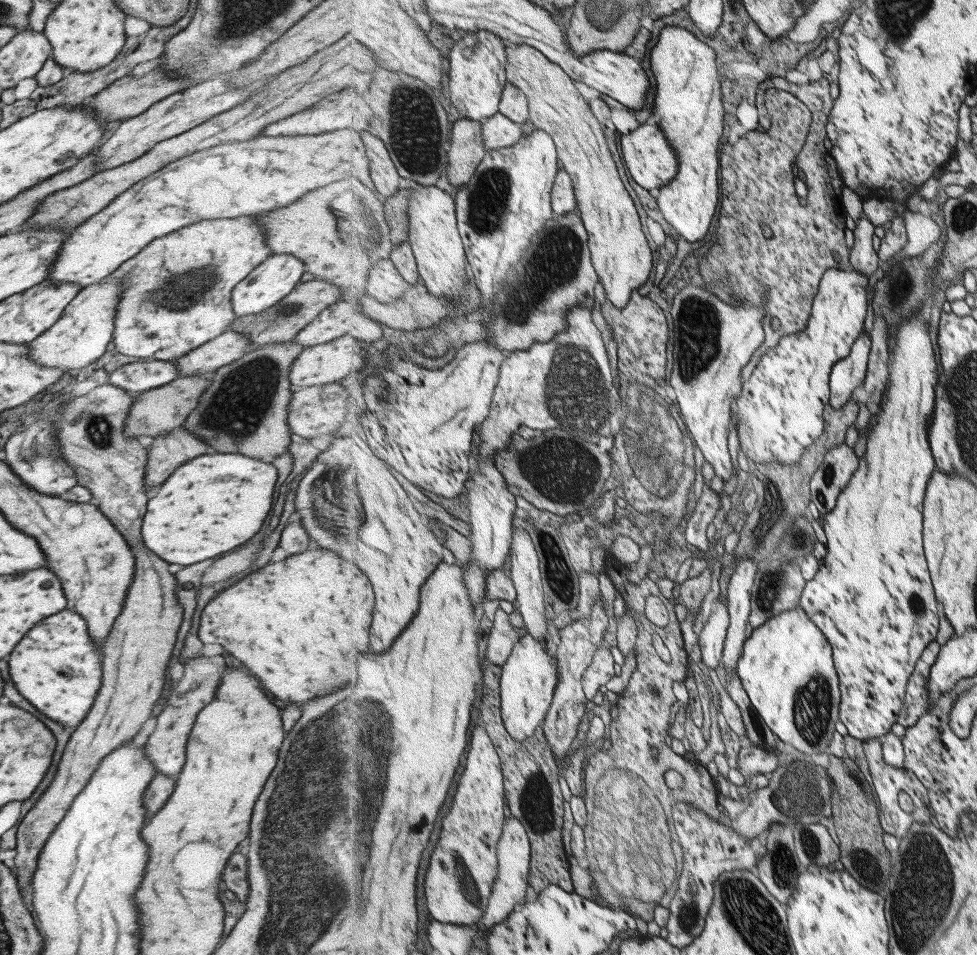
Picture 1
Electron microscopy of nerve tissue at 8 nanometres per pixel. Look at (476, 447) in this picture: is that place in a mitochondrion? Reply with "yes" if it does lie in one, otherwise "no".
no

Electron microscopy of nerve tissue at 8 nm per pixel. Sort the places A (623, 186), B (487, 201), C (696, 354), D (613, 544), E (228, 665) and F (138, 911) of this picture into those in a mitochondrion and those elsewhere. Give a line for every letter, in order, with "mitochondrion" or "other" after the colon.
A: other
B: mitochondrion
C: mitochondrion
D: other
E: other
F: other

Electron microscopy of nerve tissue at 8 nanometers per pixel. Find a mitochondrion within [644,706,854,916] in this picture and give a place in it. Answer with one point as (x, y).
(785, 796)

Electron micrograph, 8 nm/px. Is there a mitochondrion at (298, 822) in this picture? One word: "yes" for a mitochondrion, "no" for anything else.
yes

